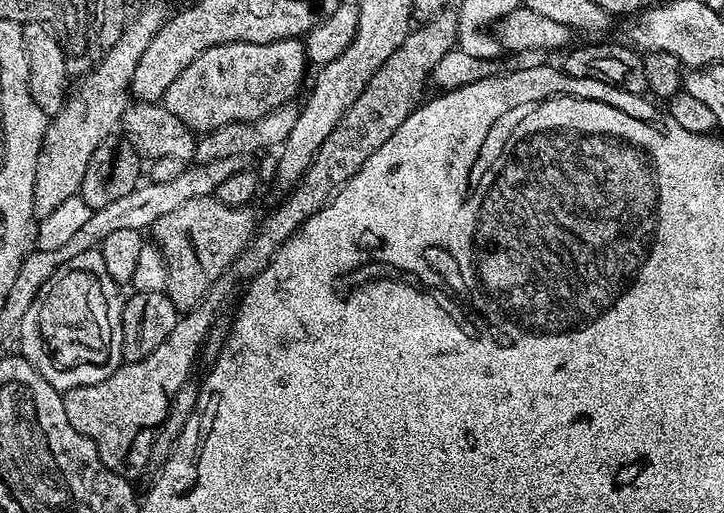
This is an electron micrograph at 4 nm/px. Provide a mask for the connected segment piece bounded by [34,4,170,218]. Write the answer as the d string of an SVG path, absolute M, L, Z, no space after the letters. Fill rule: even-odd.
M148 4L136 17L134 15L127 21L124 33L118 40L118 44L101 60L91 65L92 69L81 78L80 81L71 85L70 91L65 99L62 110L57 116L48 121L48 129L42 138L42 150L38 154L38 174L34 174L34 213L43 218L50 214L57 206L62 206L66 198L77 195L82 186L82 174L86 174L86 166L90 166L90 157L94 150L106 137L117 131L118 125L124 119L124 112L130 103L130 89L134 78L134 66L138 66L138 58L142 58L142 50L150 46L150 38L158 34L165 20L170 15L160 4Z

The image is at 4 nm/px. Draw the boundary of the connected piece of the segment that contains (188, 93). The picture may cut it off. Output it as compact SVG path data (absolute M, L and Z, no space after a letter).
M299 39L269 44L219 44L196 56L170 82L162 103L193 132L213 132L218 126L257 120L278 106L295 101L307 68L310 61Z

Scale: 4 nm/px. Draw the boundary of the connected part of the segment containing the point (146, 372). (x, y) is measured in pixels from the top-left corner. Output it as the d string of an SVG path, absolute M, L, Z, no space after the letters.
M452 10L439 12L434 18L423 21L413 27L408 36L382 62L382 66L366 82L362 94L354 101L354 106L346 110L342 122L330 130L326 142L318 146L312 155L312 164L302 174L291 189L292 194L268 217L263 217L262 223L253 232L251 240L244 249L234 258L234 262L218 279L214 286L200 299L199 304L190 312L179 317L174 330L158 350L146 354L141 360L129 360L121 363L110 378L98 382L94 386L78 386L63 393L66 406L66 418L70 418L70 426L78 430L98 450L102 462L114 474L136 482L152 464L152 443L156 441L156 433L172 405L172 399L182 390L182 386L189 383L192 372L192 363L196 360L196 351L201 351L208 333L213 329L216 315L224 308L228 295L241 287L242 280L262 271L276 256L280 245L287 242L290 236L298 231L318 210L326 207L330 201L362 170L366 158L406 122L406 118L421 103L420 91L431 81L435 64L453 48L457 47L456 15Z

